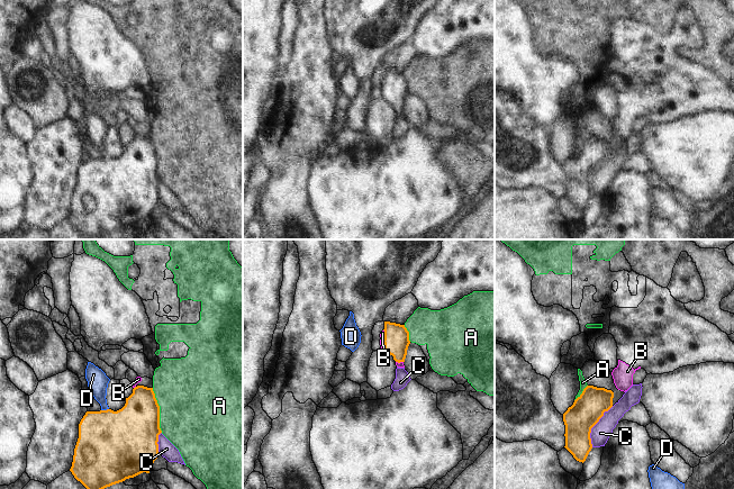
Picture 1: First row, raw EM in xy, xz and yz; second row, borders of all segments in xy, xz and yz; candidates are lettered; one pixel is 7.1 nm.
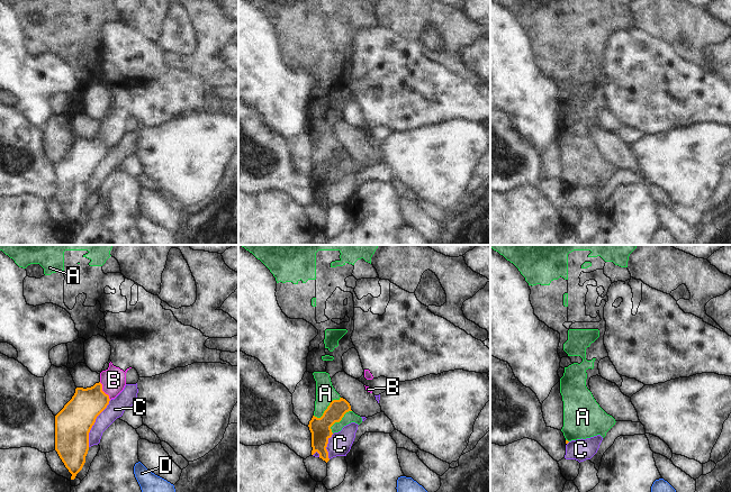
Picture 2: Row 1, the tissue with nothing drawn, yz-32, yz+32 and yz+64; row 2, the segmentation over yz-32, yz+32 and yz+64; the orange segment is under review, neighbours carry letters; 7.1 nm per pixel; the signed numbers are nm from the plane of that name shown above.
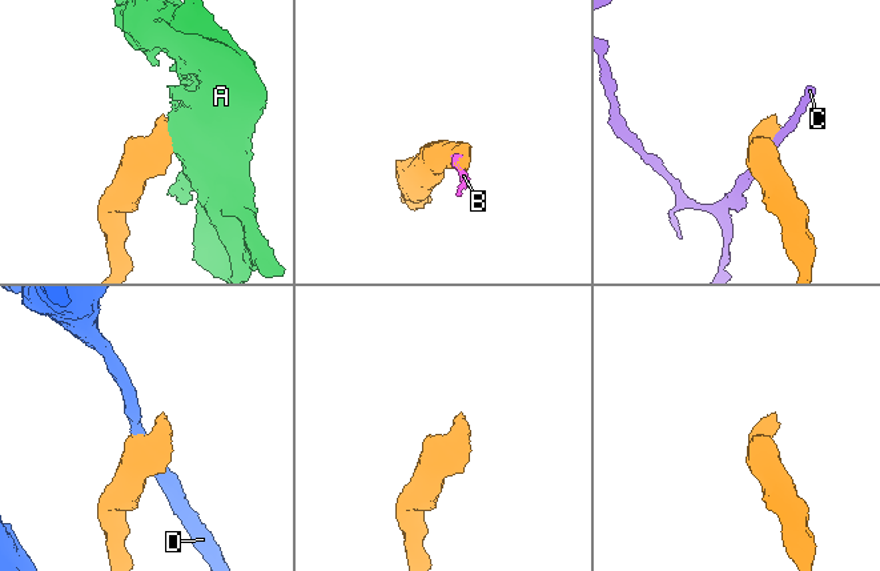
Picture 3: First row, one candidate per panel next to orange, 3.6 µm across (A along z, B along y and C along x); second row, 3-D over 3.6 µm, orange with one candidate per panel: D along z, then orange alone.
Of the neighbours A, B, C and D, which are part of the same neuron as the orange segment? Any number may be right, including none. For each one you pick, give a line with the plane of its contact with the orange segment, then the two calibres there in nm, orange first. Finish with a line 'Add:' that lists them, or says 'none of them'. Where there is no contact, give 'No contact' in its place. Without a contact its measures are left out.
B: Touches orange in xz. Thickness 180 nm (orange) against 30 nm
Add: B.

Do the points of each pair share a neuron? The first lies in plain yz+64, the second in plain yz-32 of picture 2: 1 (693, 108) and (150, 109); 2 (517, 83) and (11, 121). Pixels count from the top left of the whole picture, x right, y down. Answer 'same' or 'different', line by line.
1: same
2: different

